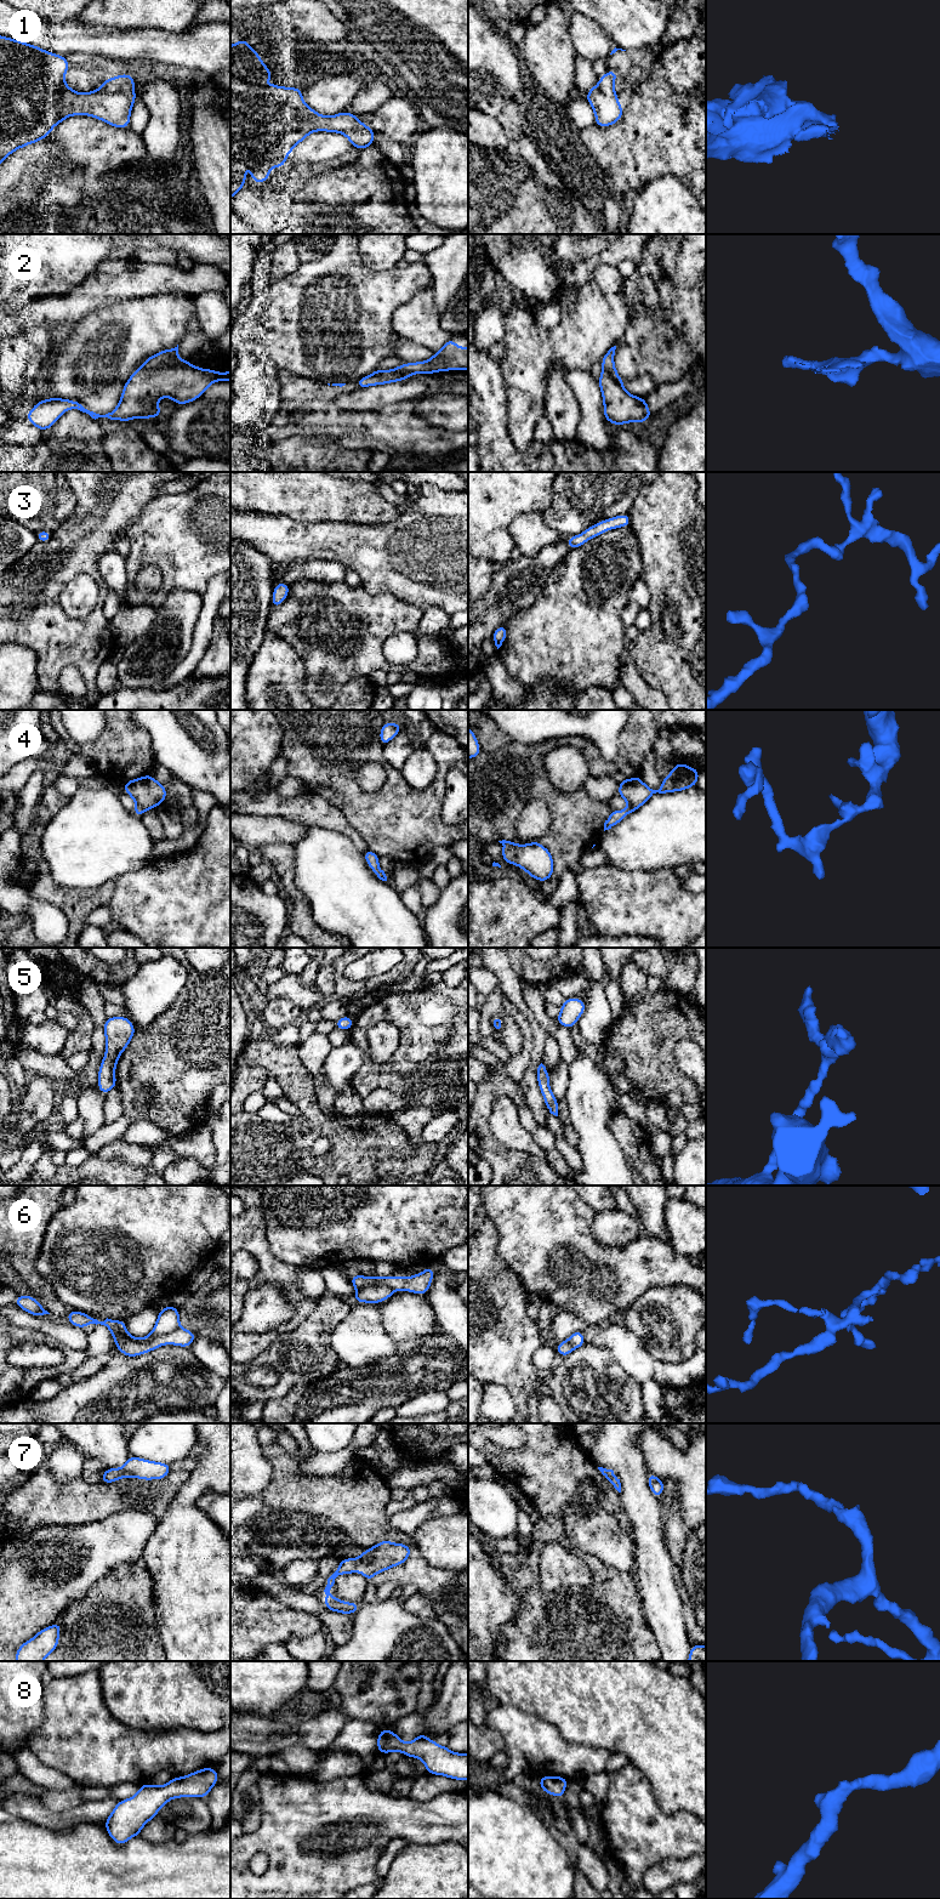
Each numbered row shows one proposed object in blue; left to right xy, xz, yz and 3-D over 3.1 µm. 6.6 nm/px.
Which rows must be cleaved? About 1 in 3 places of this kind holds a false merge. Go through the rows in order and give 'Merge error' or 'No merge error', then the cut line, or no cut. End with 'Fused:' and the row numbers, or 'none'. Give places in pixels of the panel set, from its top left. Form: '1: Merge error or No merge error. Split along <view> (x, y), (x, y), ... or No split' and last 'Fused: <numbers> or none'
1: No merge error. No split
2: No merge error. No split
3: No merge error. No split
4: No merge error. No split
5: No merge error. No split
6: Merge error. Split along xy (103, 1322), (135, 1341), (151, 1341), (178, 1326)
7: No merge error. No split
8: No merge error. No split
Fused: 6

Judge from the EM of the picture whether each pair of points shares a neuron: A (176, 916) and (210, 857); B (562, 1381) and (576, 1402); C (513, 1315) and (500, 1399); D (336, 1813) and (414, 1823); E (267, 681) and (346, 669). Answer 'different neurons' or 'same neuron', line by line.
A: same neuron
B: same neuron
C: different neurons
D: same neuron
E: different neurons

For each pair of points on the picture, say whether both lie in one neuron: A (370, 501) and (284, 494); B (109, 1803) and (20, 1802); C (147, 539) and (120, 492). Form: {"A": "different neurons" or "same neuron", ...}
{"A": "same neuron", "B": "same neuron", "C": "different neurons"}

